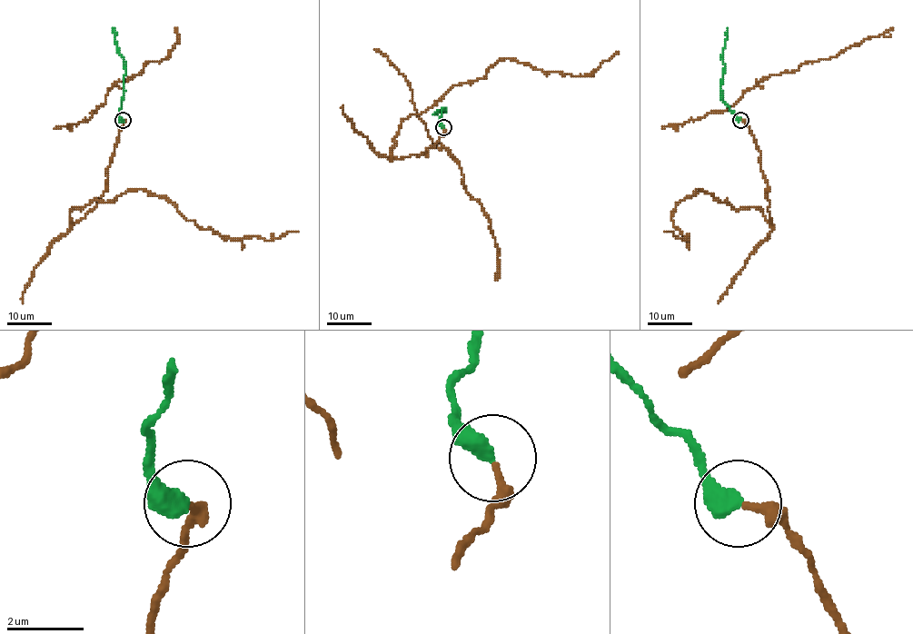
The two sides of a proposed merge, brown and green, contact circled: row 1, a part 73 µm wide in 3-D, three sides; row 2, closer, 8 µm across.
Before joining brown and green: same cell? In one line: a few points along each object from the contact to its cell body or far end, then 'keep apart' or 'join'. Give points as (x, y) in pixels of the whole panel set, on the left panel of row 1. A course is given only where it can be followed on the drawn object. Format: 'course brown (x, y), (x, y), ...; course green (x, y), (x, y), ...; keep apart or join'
course brown (123, 120), (106, 191), (73, 224), (74, 207), (145, 190), (224, 238), (271, 240), (297, 232); course green (123, 120), (118, 111), (123, 98), (125, 64), (118, 53), (114, 27); join

